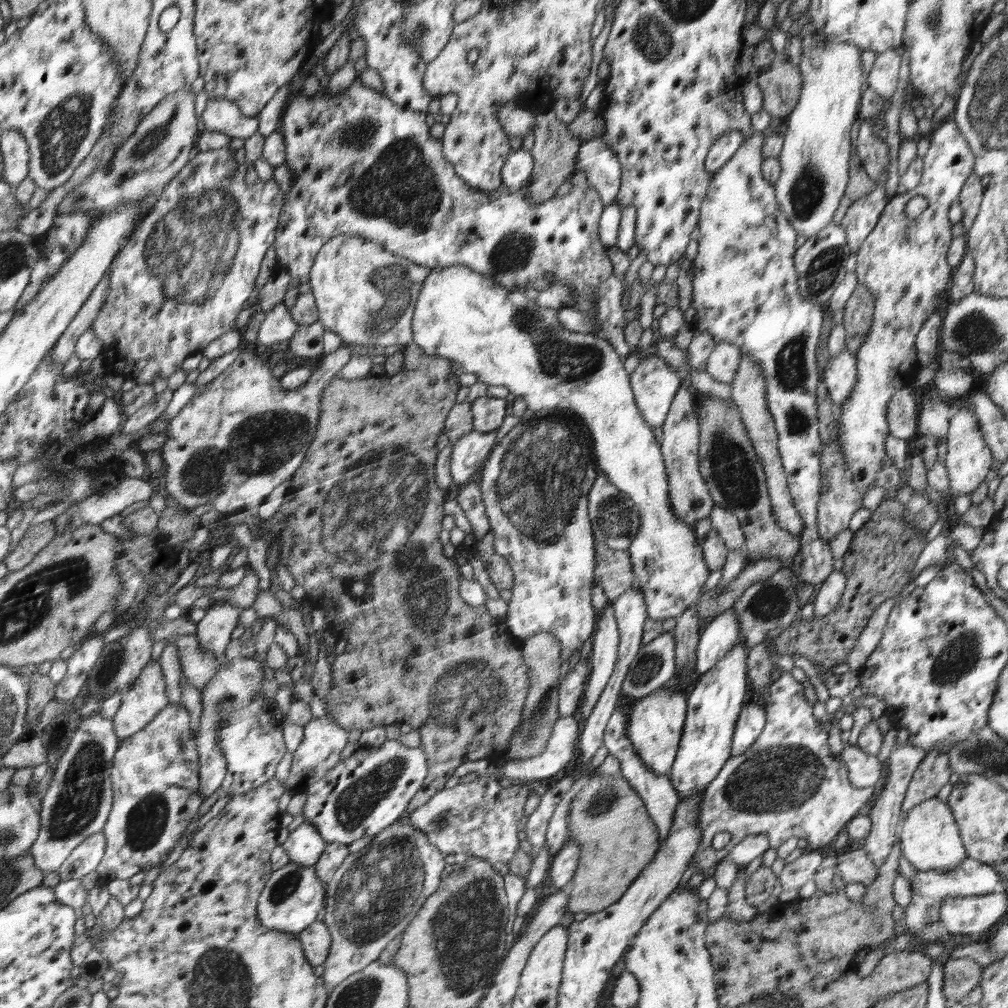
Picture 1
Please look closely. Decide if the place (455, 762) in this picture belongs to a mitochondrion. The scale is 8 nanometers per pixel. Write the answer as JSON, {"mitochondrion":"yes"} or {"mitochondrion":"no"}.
{"mitochondrion":"no"}

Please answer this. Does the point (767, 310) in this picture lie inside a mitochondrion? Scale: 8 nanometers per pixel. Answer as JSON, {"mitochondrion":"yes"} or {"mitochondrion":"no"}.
{"mitochondrion":"no"}

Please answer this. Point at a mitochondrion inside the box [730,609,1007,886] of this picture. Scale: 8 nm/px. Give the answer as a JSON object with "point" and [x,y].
{"point":[959,659]}

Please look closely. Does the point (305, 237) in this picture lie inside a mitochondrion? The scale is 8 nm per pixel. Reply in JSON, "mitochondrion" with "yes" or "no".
{"mitochondrion":"no"}

